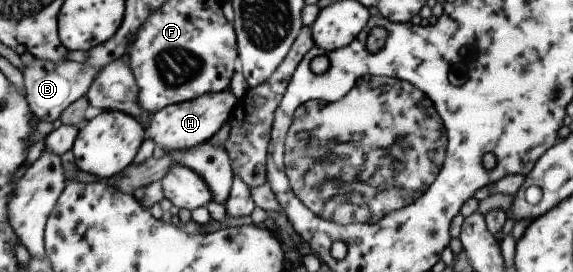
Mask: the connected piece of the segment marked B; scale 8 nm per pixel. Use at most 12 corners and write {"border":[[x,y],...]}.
{"border":[[23,65],[29,108],[53,123],[86,96],[103,66]]}

